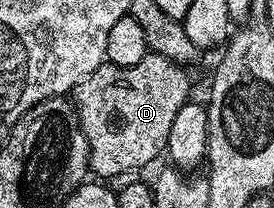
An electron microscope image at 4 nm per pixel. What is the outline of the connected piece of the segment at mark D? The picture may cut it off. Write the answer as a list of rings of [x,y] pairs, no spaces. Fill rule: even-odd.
[[[148,52],[147,57],[141,59],[141,63],[133,63],[133,67],[117,67],[110,63],[99,65],[93,75],[75,86],[75,110],[89,147],[87,163],[90,172],[99,176],[96,178],[107,179],[103,177],[119,177],[122,173],[131,173],[134,169],[149,164],[158,153],[162,154],[166,150],[173,118],[192,96],[191,77],[187,72],[188,70],[176,61],[165,59],[159,53]]]

